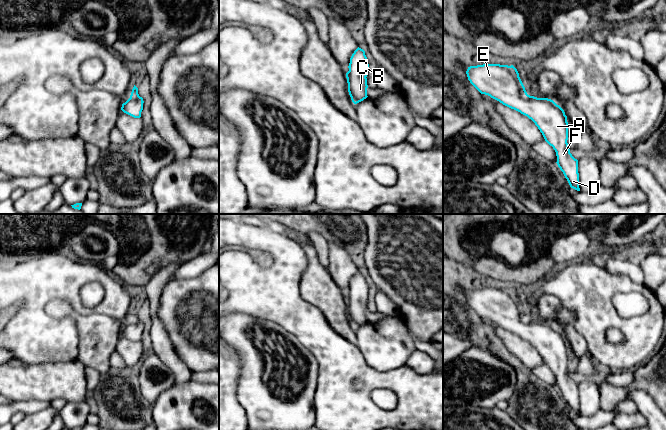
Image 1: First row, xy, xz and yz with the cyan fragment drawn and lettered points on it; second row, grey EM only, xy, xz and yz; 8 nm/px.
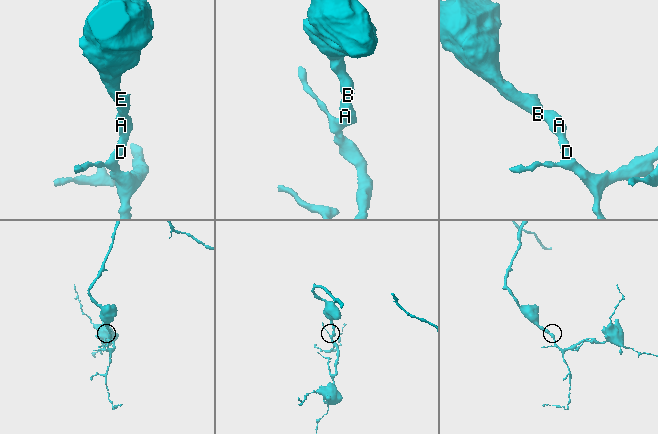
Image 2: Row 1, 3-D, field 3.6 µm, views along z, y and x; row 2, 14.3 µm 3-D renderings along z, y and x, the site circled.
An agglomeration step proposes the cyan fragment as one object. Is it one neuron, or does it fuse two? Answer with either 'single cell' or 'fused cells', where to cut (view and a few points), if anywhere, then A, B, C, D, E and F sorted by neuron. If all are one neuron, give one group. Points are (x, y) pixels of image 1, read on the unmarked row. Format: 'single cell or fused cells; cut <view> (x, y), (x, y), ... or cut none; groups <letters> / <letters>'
single cell; cut none; groups A B C D E F

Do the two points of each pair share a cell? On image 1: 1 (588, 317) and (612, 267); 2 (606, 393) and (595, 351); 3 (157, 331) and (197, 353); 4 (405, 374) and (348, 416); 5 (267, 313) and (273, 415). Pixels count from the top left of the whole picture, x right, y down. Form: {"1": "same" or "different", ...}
{"1": "different", "2": "different", "3": "different", "4": "same", "5": "different"}

